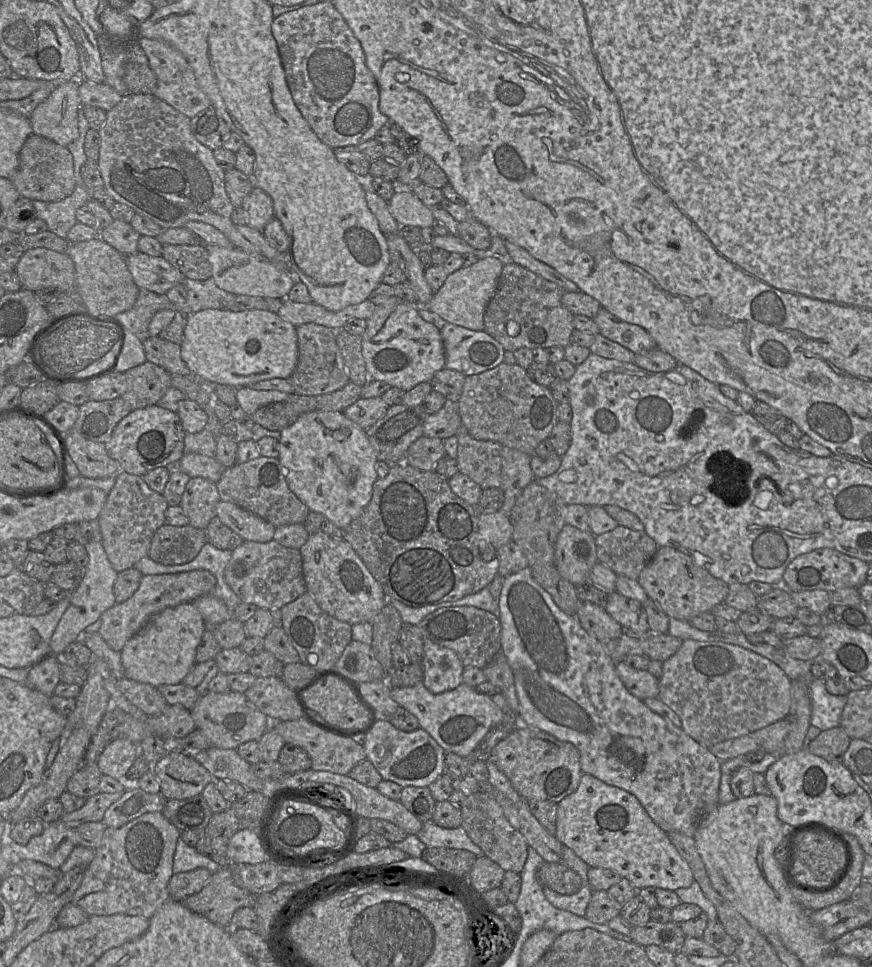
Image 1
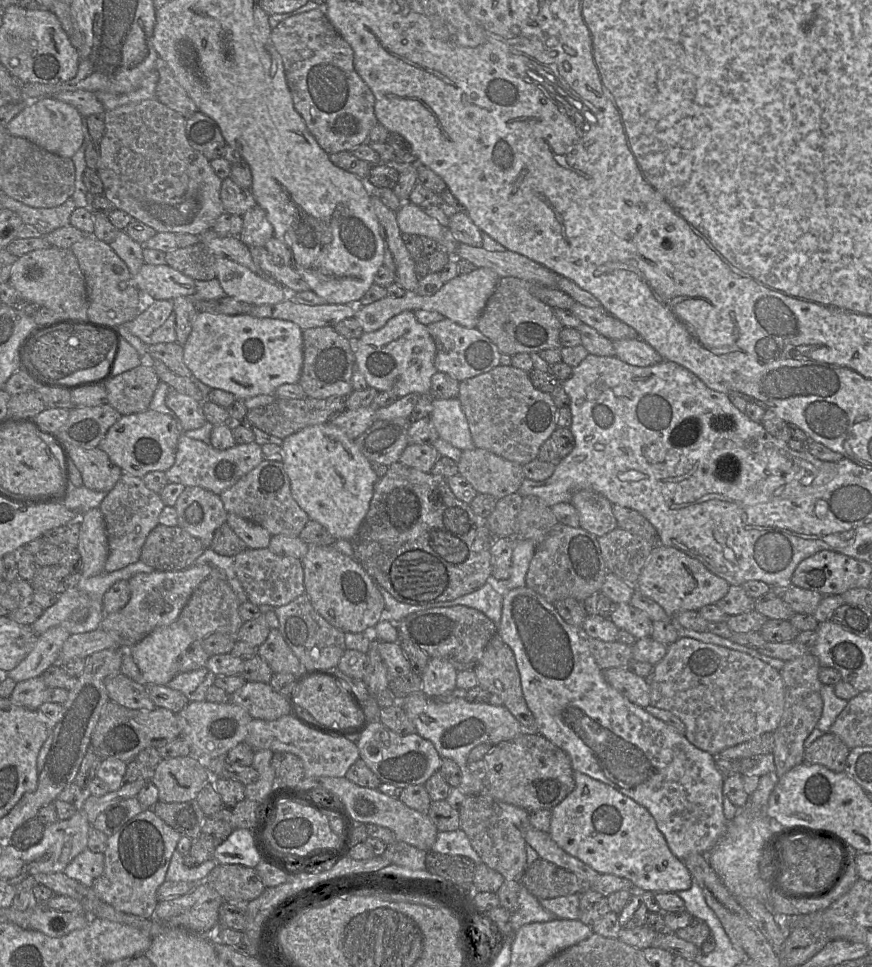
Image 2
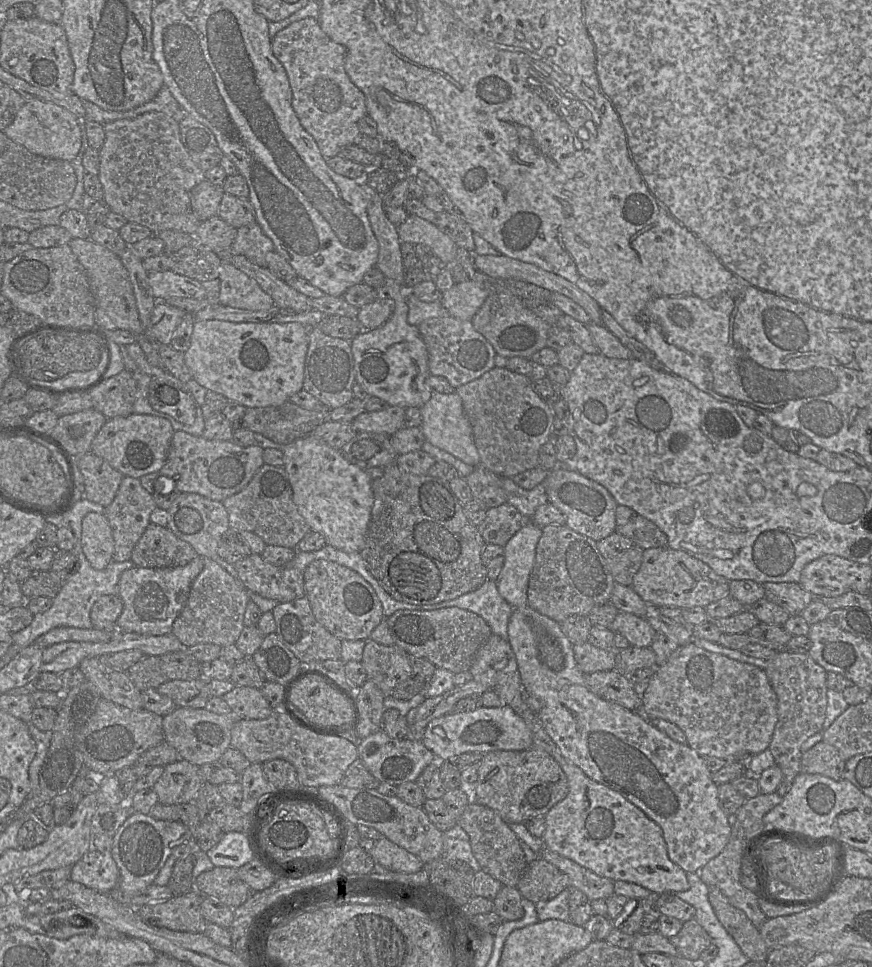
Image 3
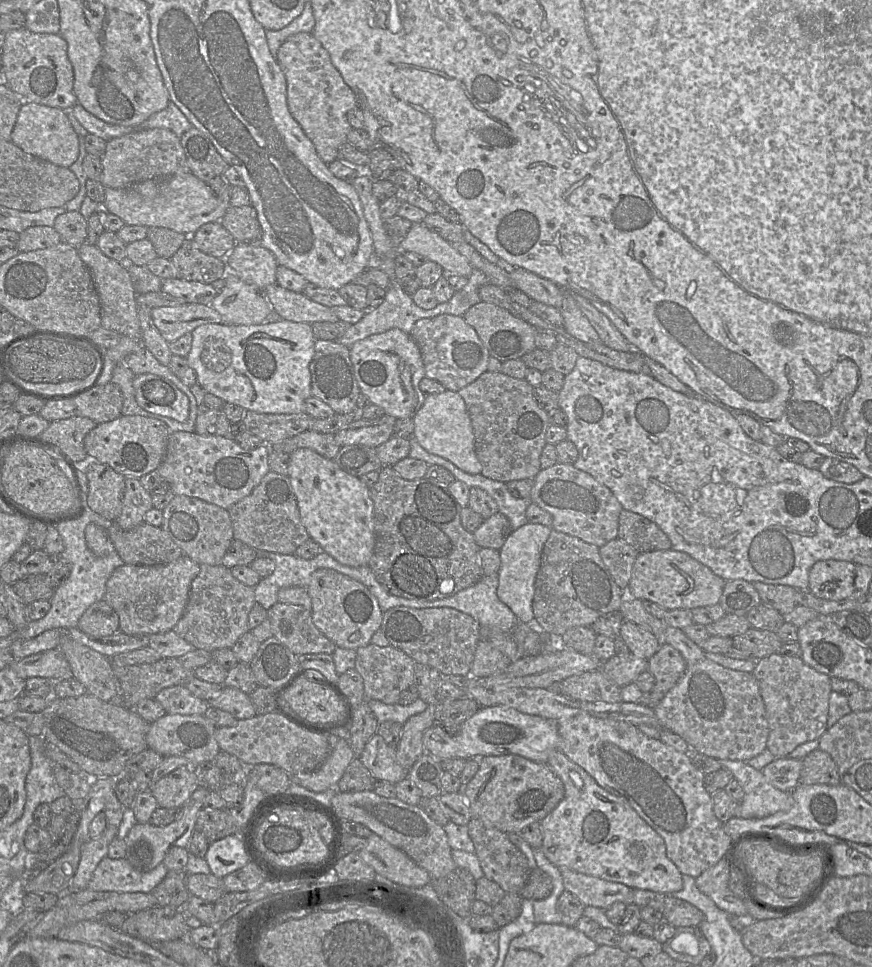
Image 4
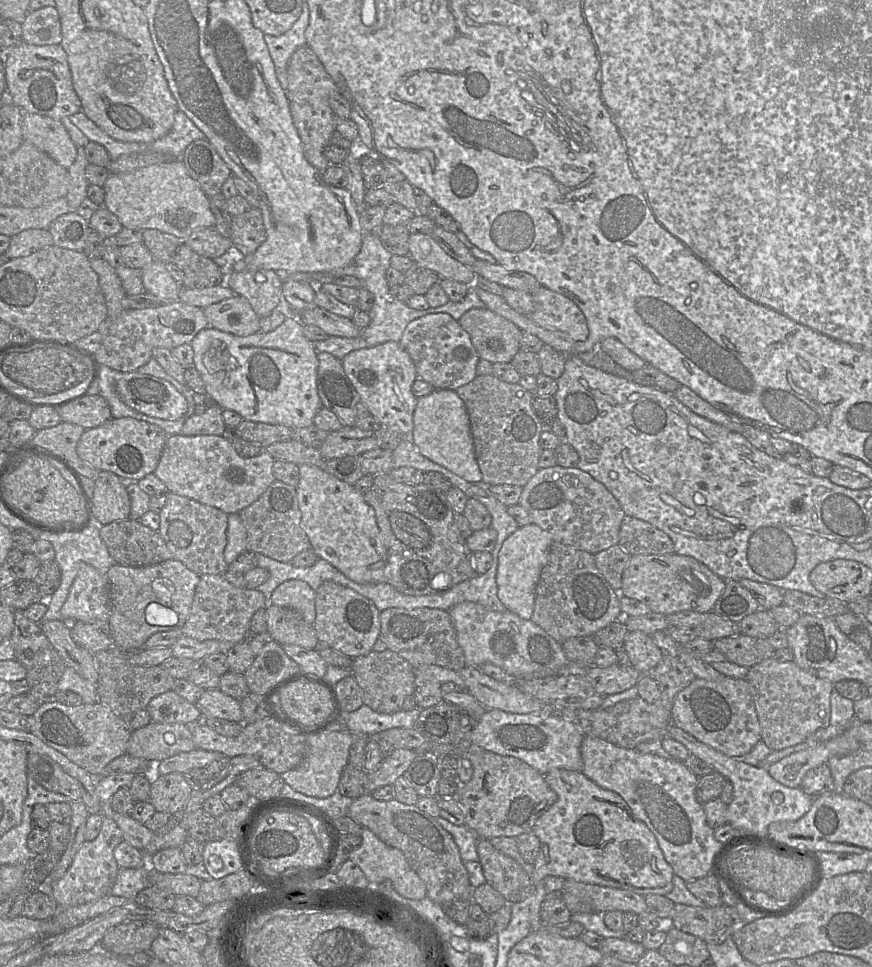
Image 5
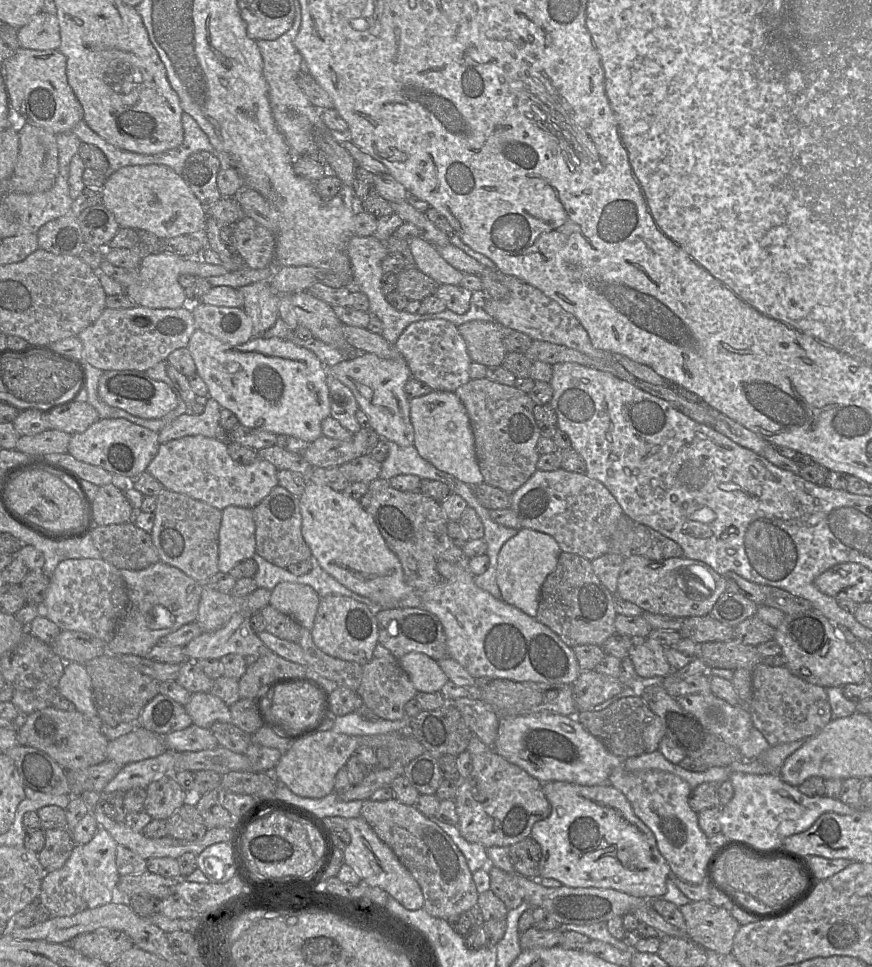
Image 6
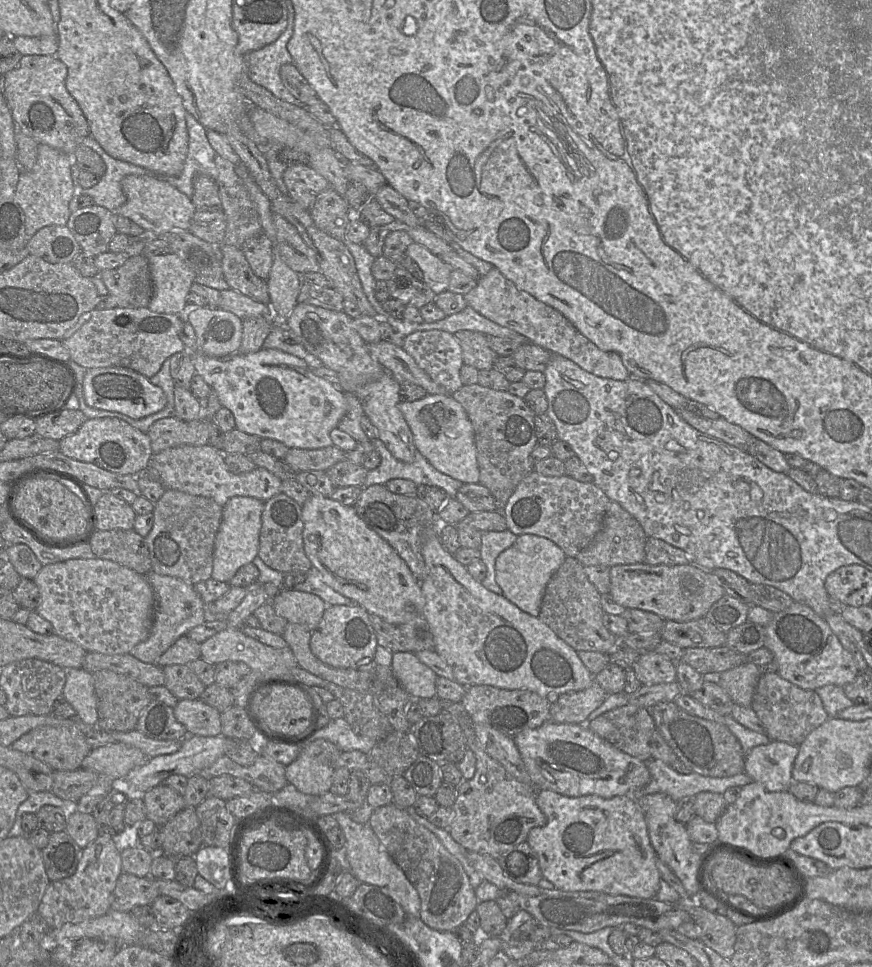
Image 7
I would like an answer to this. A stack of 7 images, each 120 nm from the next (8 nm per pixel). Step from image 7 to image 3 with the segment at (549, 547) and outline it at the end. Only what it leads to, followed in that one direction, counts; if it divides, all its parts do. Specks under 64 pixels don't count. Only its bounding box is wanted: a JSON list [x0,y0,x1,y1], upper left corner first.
[497,522,542,608]

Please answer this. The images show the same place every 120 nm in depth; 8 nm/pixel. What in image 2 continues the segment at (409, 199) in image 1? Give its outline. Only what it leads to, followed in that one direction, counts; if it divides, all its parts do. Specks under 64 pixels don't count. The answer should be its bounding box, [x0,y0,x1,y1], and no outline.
[396,201,445,242]

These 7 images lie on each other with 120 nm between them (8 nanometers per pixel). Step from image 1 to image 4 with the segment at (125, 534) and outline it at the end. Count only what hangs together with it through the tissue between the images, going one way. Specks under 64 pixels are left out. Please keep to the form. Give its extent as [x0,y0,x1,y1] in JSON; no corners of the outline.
[116,477,152,529]

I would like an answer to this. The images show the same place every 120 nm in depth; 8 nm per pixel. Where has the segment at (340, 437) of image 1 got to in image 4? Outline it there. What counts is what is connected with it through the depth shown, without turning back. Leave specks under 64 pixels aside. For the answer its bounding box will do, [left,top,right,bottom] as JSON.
[289,448,375,566]

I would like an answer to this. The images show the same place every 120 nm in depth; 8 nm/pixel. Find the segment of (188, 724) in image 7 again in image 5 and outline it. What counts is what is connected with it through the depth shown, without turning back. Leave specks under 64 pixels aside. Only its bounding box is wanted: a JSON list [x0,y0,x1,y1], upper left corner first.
[195,688,243,722]

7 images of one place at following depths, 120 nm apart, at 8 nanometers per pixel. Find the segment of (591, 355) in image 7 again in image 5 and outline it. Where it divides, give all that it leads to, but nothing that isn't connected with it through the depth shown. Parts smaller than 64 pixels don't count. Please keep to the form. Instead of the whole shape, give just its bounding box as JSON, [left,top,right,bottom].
[525,287,589,341]

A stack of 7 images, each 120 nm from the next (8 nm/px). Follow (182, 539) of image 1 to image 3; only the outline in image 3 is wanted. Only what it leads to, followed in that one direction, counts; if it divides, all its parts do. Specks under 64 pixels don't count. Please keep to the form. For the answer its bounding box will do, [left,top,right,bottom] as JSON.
[131,523,198,568]

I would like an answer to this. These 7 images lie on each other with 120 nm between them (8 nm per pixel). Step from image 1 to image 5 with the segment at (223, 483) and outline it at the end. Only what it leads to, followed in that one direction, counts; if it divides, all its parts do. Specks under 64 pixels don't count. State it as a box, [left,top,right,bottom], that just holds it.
[239,479,311,562]

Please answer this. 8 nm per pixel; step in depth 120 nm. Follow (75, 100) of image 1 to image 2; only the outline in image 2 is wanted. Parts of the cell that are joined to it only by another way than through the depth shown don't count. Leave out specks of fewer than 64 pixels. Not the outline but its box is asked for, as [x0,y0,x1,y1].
[6,97,84,158]

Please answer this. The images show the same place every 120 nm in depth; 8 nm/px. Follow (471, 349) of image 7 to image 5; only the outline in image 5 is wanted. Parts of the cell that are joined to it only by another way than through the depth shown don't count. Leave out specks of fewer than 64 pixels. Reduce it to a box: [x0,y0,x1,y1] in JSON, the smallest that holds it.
[458,308,523,363]

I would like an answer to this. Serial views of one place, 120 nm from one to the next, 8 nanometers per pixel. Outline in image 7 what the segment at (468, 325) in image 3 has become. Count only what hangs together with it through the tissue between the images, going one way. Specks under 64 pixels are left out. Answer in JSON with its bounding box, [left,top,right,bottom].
[402,330,464,395]

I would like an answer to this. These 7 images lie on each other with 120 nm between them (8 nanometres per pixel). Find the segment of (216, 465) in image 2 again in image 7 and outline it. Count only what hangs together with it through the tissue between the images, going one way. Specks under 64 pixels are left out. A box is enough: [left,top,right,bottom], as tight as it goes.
[150,444,282,506]

